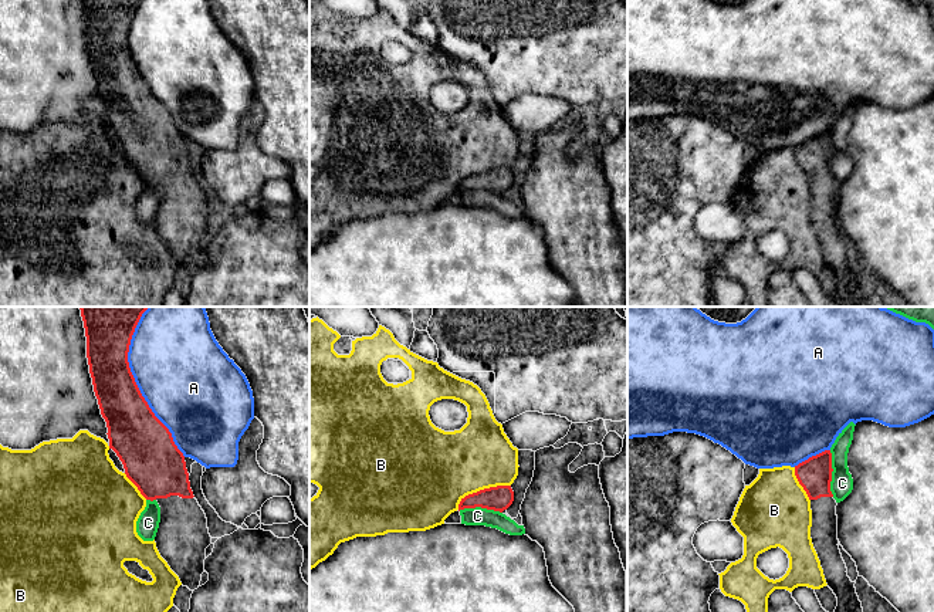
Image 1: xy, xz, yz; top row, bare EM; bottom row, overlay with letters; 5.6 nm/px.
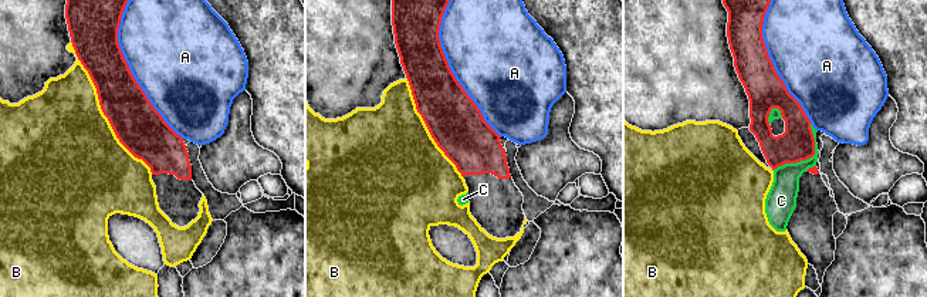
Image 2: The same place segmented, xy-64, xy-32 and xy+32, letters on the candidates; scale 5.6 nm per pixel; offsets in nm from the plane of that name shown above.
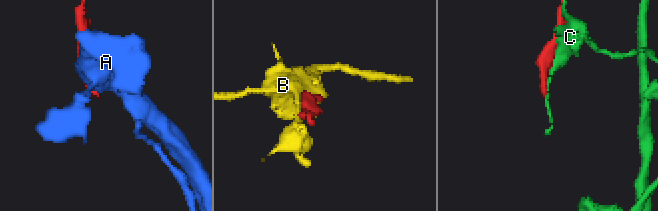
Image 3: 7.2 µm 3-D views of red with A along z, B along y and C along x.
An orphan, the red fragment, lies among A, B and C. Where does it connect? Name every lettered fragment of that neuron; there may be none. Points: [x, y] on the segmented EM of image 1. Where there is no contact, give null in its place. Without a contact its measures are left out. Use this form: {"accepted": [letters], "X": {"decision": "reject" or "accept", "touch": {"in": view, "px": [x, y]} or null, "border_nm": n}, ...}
{"accepted": [], "A": {"decision": "reject", "touch": {"in": "xy", "px": [135, 382]}, "border_nm": 900}, "B": {"decision": "reject", "touch": {"in": "xz", "px": [481, 490]}, "border_nm": 340}, "C": {"decision": "reject", "touch": {"in": "yz", "px": [831, 473]}, "border_nm": 260}}

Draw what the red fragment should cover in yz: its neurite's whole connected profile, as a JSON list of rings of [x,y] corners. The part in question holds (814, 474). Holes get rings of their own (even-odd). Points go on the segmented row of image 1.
[[[825,450],[795,466],[795,476],[811,500],[811,538],[828,586],[837,598],[835,612],[863,612],[855,584],[847,577],[837,540],[836,500],[830,491],[832,453]]]

